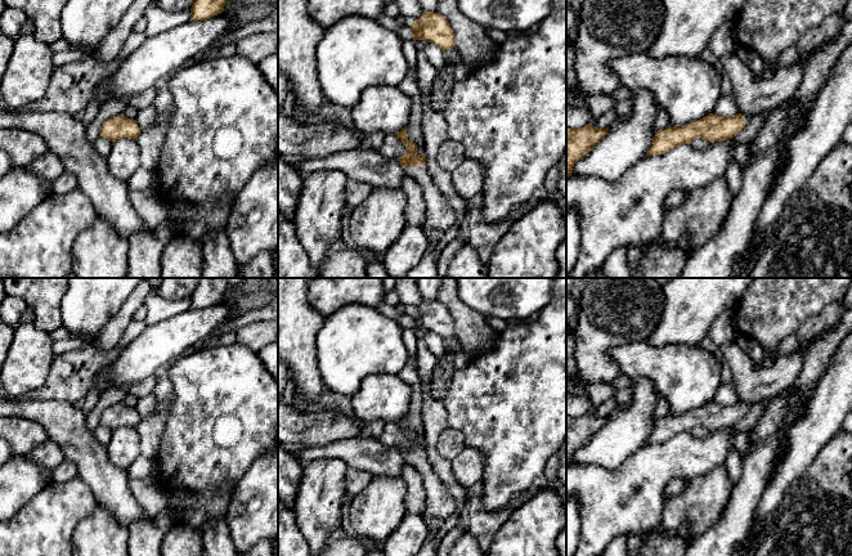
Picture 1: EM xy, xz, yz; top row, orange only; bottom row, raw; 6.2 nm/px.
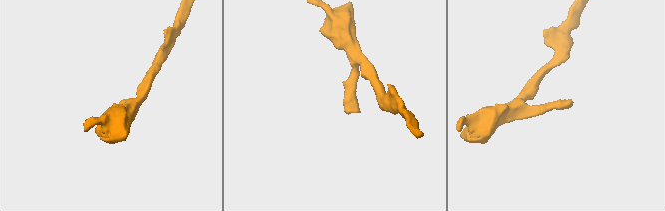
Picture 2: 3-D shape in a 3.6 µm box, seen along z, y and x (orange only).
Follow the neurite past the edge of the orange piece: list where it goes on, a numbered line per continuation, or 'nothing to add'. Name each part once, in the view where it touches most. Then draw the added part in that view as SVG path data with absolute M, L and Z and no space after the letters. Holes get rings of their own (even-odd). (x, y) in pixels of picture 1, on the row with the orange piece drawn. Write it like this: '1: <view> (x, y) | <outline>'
1: xz (439, 214) | M404 166L404 174L422 188L426 203L426 221L422 227L427 238L431 232L444 233L454 225L454 210L435 185L426 166Z

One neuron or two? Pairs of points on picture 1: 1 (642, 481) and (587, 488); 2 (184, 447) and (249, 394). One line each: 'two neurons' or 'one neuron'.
1: one neuron
2: one neuron

